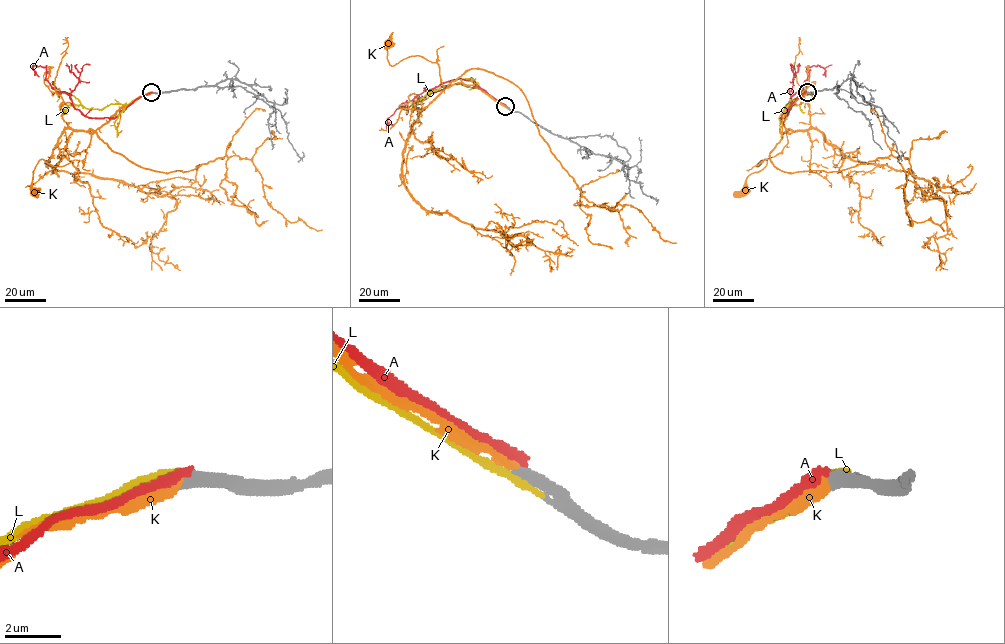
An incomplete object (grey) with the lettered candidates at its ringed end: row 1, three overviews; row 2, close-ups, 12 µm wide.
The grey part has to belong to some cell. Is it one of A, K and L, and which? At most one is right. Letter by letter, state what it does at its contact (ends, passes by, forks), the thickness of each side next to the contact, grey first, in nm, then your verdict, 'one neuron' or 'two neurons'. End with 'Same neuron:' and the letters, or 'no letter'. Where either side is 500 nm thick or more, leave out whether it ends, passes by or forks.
A: it ends there; 480 nm thick on the grey side, 320 nm on the other; two neurons
K: it ends there; 440 nm thick on the grey side, 360 nm on the other; one neuron
L: 600 nm thick on the grey side, 280 nm on the other; two neurons
Same neuron: K

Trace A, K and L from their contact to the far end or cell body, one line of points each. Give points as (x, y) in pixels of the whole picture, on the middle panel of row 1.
A: (505, 106), (471, 80), (450, 80), (402, 103), (387, 121), (393, 124)
K: (505, 106), (475, 85), (461, 82), (443, 91), (439, 66), (419, 56), (391, 65), (385, 44), (389, 43)
L: (506, 107), (480, 89), (455, 84), (440, 87), (427, 98), (415, 101), (411, 111)

